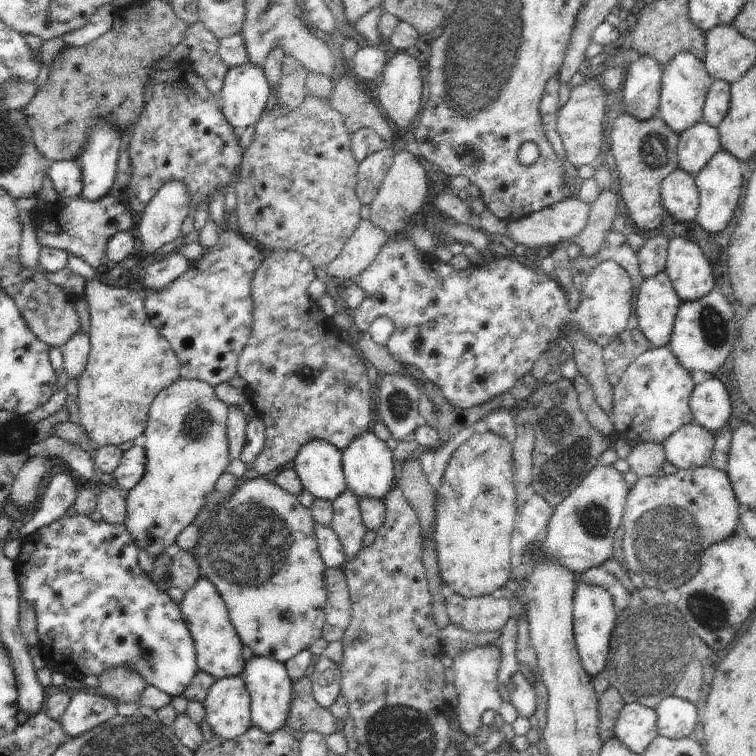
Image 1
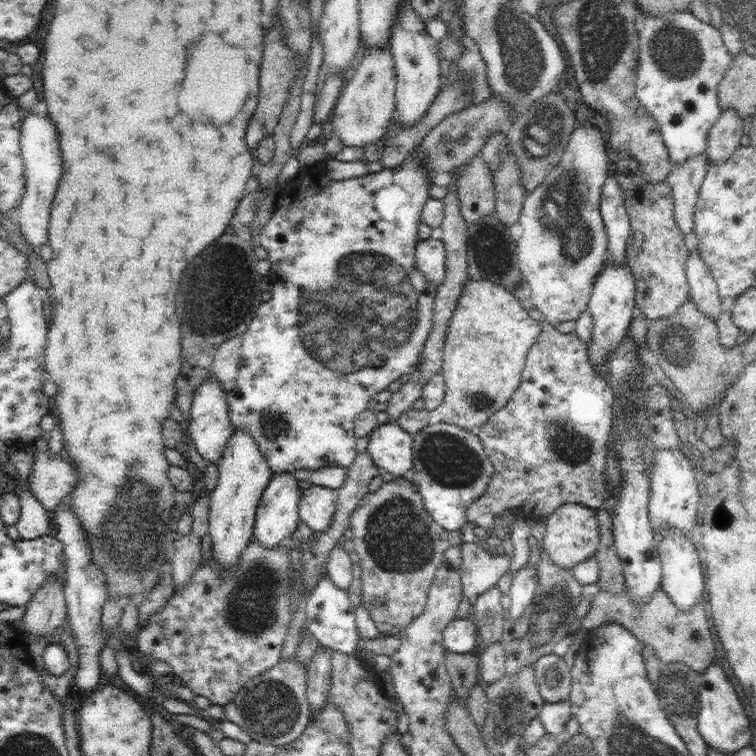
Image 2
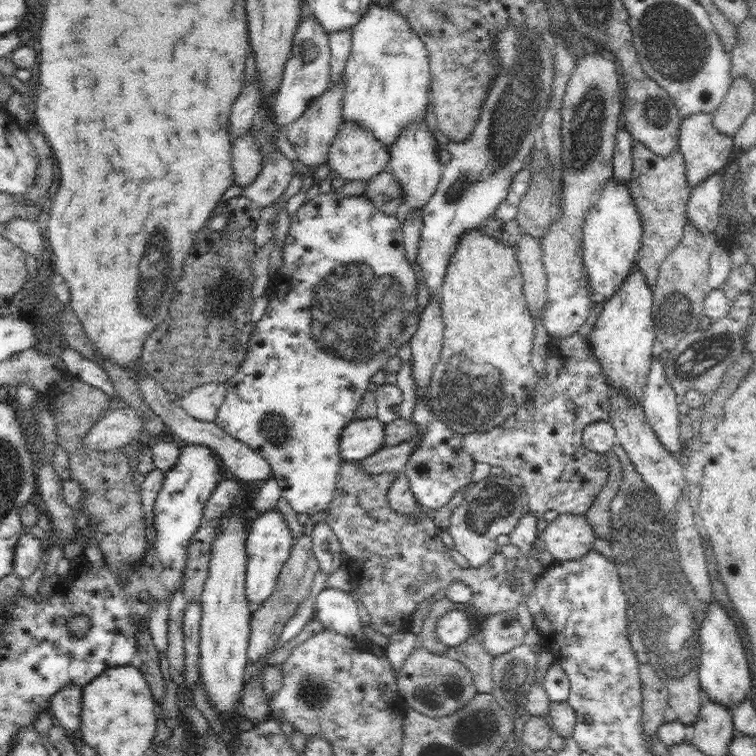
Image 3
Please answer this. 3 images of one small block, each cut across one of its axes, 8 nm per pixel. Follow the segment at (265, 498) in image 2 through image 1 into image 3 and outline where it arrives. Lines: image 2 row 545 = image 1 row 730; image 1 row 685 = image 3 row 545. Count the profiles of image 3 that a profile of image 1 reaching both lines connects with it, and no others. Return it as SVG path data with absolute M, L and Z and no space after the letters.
M269 510L247 526L247 538L245 538L245 584L243 584L243 596L249 604L249 610L255 612L261 608L261 604L271 596L277 578L281 574L283 564L289 560L293 546L293 536L285 524L285 518L277 510Z

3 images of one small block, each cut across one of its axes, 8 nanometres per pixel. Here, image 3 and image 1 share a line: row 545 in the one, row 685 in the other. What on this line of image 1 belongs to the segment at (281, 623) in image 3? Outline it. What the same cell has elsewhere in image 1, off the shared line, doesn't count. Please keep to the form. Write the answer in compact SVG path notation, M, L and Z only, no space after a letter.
M305 674L301 680L293 682L293 698L291 708L285 726L293 730L305 732L319 732L325 738L331 736L335 730L335 718L329 714L327 708L319 706L313 696L313 682L309 674Z

